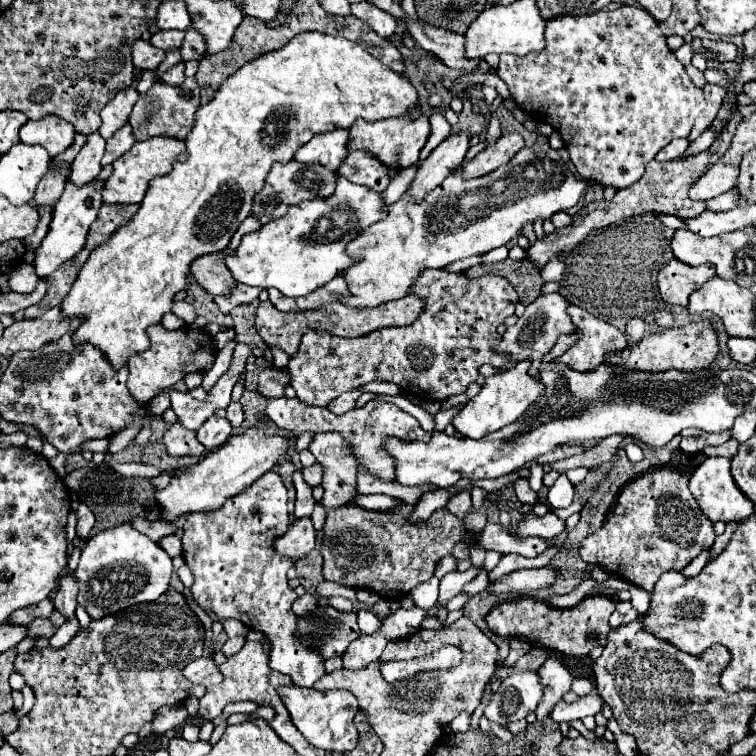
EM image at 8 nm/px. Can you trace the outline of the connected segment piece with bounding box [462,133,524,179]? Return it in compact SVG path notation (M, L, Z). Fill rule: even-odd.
M510 133L500 137L494 145L488 145L484 151L480 151L474 159L464 163L464 177L482 177L498 169L500 165L506 165L520 149L524 147L524 137L518 133Z

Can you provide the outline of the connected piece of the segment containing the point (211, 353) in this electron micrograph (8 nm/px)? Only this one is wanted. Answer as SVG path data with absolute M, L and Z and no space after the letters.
M154 325L148 327L148 337L152 343L150 349L130 357L128 361L128 389L142 403L148 403L155 395L171 388L188 373L207 372L214 365L216 343L214 337L204 329L182 327L176 331L168 331L162 325Z

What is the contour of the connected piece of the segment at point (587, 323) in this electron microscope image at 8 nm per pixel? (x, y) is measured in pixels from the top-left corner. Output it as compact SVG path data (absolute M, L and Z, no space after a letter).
M568 305L568 315L578 331L582 331L582 339L570 347L562 357L552 361L552 367L564 365L568 369L576 369L580 373L592 371L602 363L602 357L608 353L618 353L628 347L628 339L616 327L596 319L588 311Z

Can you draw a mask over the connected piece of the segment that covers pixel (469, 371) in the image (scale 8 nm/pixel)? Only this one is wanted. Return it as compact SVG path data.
M426 269L416 279L412 293L418 293L418 297L426 301L426 311L408 327L378 329L358 339L342 339L326 331L308 329L300 341L298 353L290 357L286 367L290 373L290 385L296 389L296 397L308 405L326 407L330 401L334 401L346 391L360 389L362 385L372 381L388 381L396 383L402 391L408 391L410 395L426 397L432 401L444 401L450 395L464 393L468 385L478 379L480 365L496 365L498 357L492 353L492 347L500 343L496 327L502 325L506 317L514 315L518 303L516 291L504 277L484 275L478 279L470 279L464 273L450 273L446 269Z

